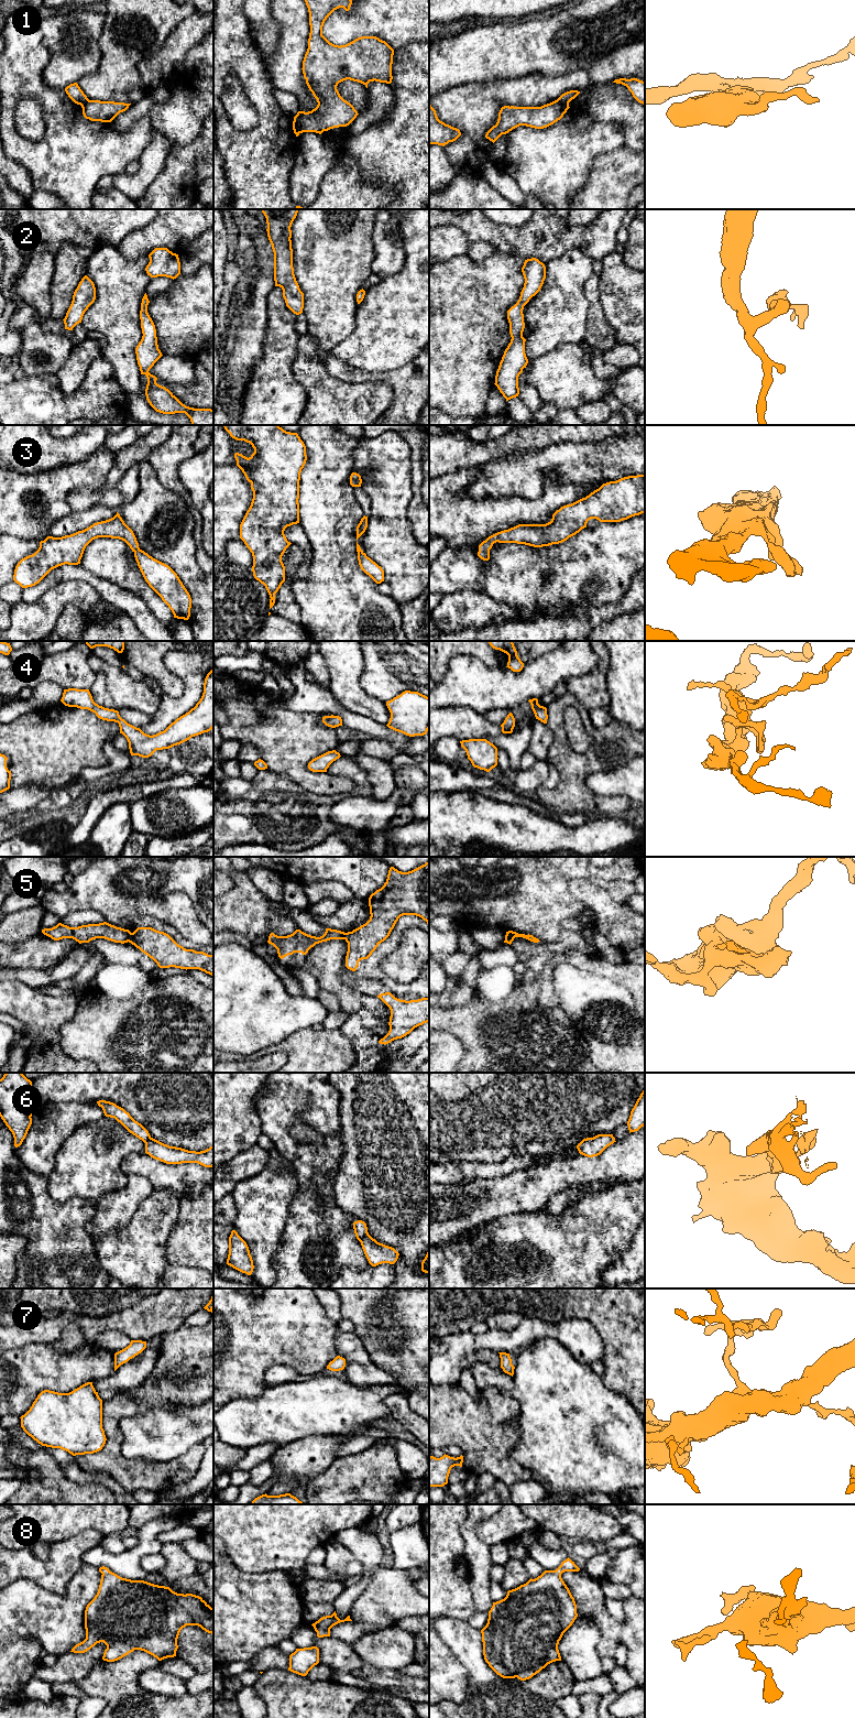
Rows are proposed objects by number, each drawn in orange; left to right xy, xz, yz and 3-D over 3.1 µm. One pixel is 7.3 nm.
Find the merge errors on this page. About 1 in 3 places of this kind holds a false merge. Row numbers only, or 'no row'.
1, 5, 6

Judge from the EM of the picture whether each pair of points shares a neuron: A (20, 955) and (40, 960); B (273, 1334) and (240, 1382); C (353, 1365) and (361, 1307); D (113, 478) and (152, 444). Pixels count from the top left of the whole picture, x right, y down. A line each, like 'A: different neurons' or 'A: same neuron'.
A: same neuron
B: same neuron
C: different neurons
D: same neuron

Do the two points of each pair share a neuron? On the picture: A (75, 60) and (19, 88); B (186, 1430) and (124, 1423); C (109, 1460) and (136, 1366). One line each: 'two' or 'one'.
A: two
B: one
C: two

